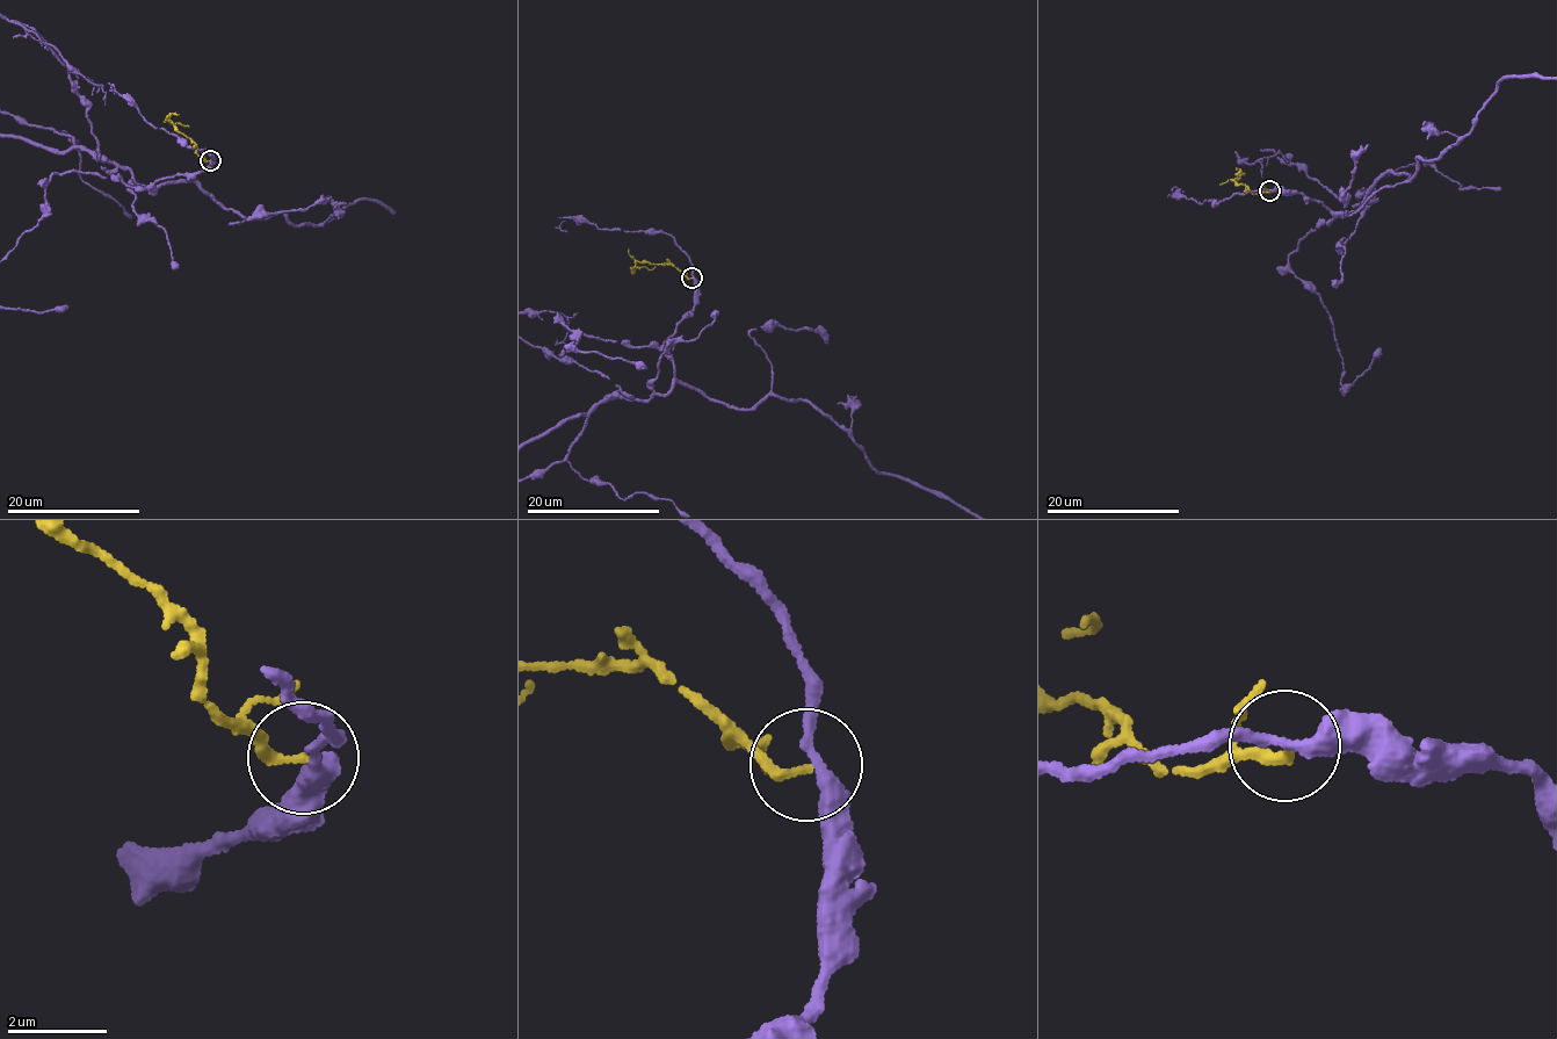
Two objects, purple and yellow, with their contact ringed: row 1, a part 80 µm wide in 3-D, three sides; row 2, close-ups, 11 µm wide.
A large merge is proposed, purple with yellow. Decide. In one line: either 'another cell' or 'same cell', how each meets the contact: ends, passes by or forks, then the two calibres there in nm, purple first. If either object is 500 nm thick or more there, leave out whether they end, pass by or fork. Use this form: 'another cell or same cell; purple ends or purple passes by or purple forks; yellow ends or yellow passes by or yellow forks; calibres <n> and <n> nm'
another cell; purple passes by; yellow ends; calibres 280 and 180 nm

